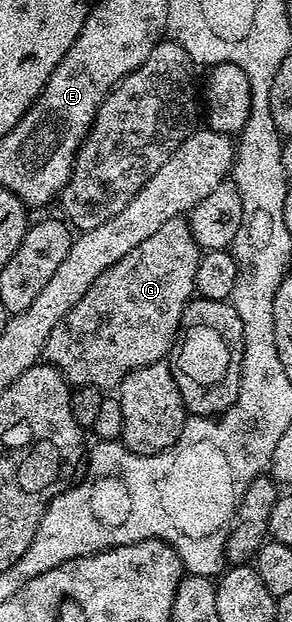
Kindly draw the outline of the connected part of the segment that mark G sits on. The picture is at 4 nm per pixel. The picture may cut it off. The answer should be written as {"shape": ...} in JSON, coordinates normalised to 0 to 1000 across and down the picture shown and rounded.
{"shape":[[[582,350],[500,389],[404,415],[281,473],[281,486],[171,531],[147,577],[188,588],[236,619],[346,627],[394,625],[432,601],[486,588],[551,584],[599,555],[616,513],[671,468],[688,410],[640,352]]]}

